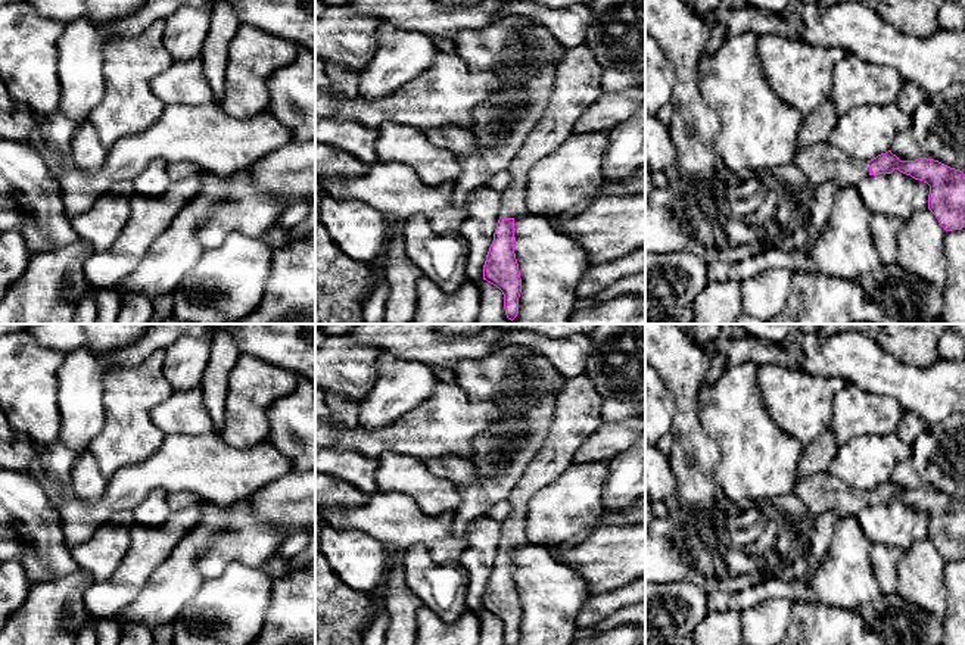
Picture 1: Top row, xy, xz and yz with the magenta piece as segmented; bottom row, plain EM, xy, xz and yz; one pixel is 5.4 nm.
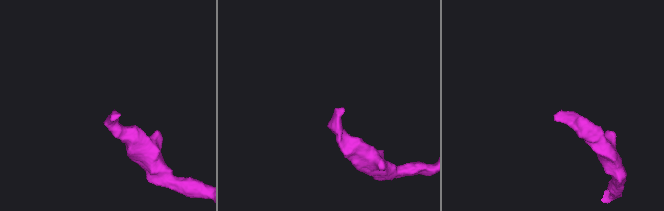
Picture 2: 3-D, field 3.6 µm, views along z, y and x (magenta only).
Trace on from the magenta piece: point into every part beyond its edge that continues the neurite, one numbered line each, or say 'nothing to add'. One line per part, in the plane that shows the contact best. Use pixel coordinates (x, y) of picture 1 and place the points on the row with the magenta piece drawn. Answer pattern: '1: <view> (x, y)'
1: xz (578, 80)

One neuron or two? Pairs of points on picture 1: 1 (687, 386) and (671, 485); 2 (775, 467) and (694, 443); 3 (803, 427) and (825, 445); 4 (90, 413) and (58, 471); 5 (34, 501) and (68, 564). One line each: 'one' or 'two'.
1: two
2: two
3: two
4: one
5: one

